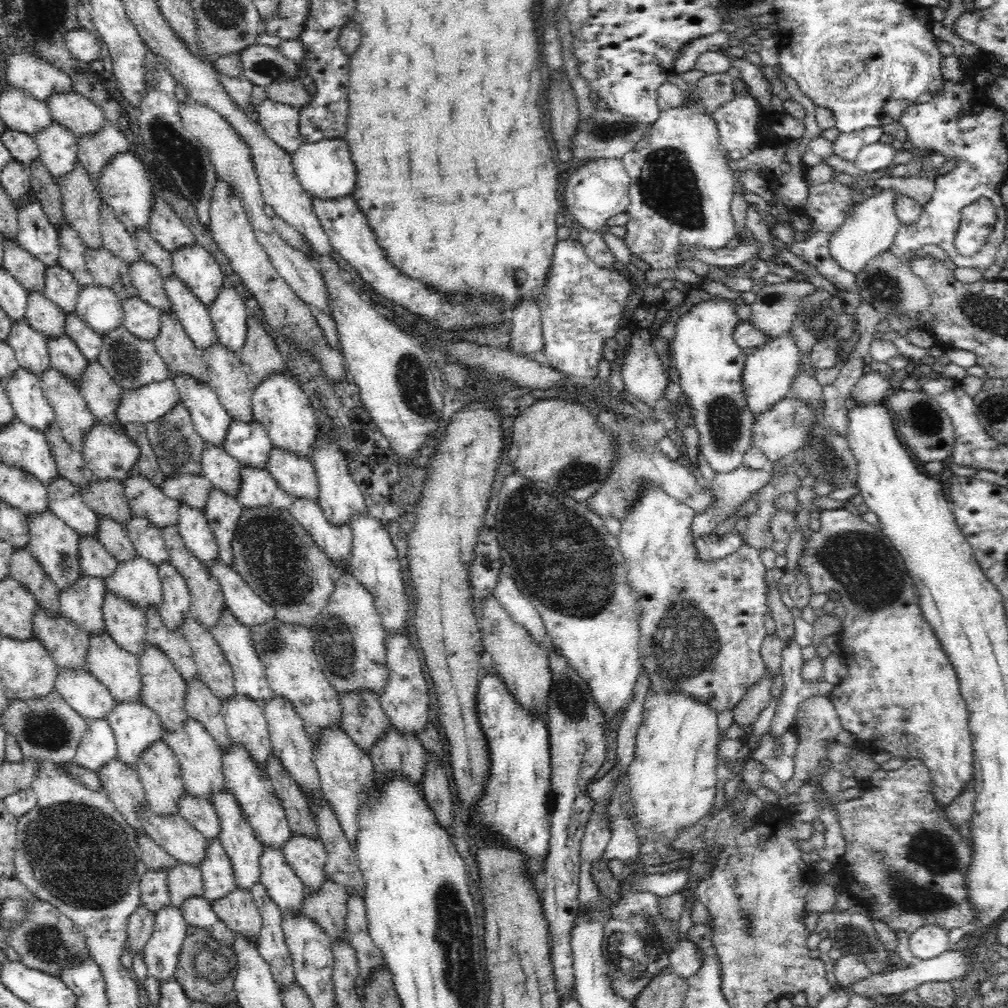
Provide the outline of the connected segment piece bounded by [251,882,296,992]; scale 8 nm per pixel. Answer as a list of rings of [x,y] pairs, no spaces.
[[[261,882],[256,883],[251,891],[262,917],[257,947],[262,958],[270,965],[272,976],[276,979],[276,985],[282,992],[288,985],[296,981],[292,957],[281,925],[282,911],[272,901],[266,887]]]

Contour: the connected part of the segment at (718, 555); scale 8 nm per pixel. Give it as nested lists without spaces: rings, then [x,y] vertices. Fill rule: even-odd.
[[[735,528],[724,536],[709,533],[694,539],[696,555],[700,561],[719,561],[738,552],[742,548],[742,544],[744,544],[744,540]]]

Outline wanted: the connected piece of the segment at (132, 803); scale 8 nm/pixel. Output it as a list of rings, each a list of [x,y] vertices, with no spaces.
[[[114,757],[97,770],[102,779],[102,792],[122,813],[122,816],[136,829],[137,835],[146,833],[139,819],[139,808],[149,805],[137,767],[130,767]]]

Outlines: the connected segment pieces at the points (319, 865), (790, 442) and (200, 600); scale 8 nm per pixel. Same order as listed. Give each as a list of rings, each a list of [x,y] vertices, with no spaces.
[[[292,833],[283,844],[283,851],[286,861],[304,883],[304,888],[310,891],[319,889],[326,878],[327,858],[324,843],[320,838]]]
[[[786,396],[755,419],[751,428],[753,446],[758,447],[767,456],[767,460],[774,464],[803,445],[810,423],[812,423],[812,417],[807,404],[802,400]]]
[[[166,526],[164,530],[161,530],[161,534],[164,538],[168,555],[170,556],[170,563],[186,580],[191,595],[189,614],[209,631],[216,624],[217,618],[220,618],[220,613],[226,609],[224,594],[222,593],[220,584],[214,578],[214,575],[210,573],[209,568],[201,564],[200,560],[197,560],[190,553],[183,537],[180,535],[178,526]]]

